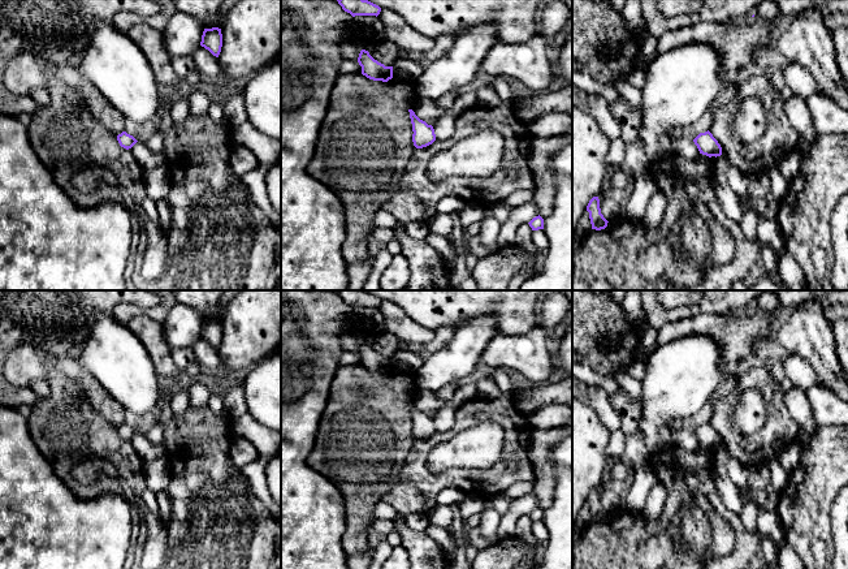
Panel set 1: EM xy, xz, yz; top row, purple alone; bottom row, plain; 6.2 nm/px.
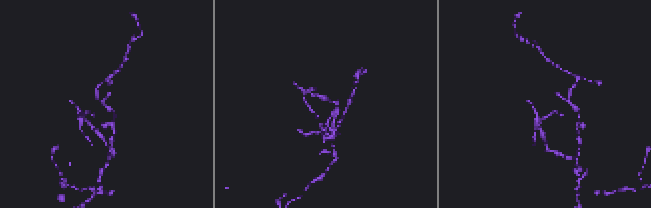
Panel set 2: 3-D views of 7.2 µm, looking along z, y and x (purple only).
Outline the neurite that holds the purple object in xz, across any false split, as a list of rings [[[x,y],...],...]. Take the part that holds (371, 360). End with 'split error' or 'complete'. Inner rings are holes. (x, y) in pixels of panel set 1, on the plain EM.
[[[365,341],[360,342],[358,354],[362,358],[362,366],[369,371],[388,374],[393,370],[393,358],[378,354]]]; complete

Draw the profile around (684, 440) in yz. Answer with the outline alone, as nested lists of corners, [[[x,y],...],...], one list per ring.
[[[672,430],[671,431],[672,448],[675,451],[683,451],[688,454],[692,454],[698,447],[700,443],[695,436],[693,431],[688,430]]]

